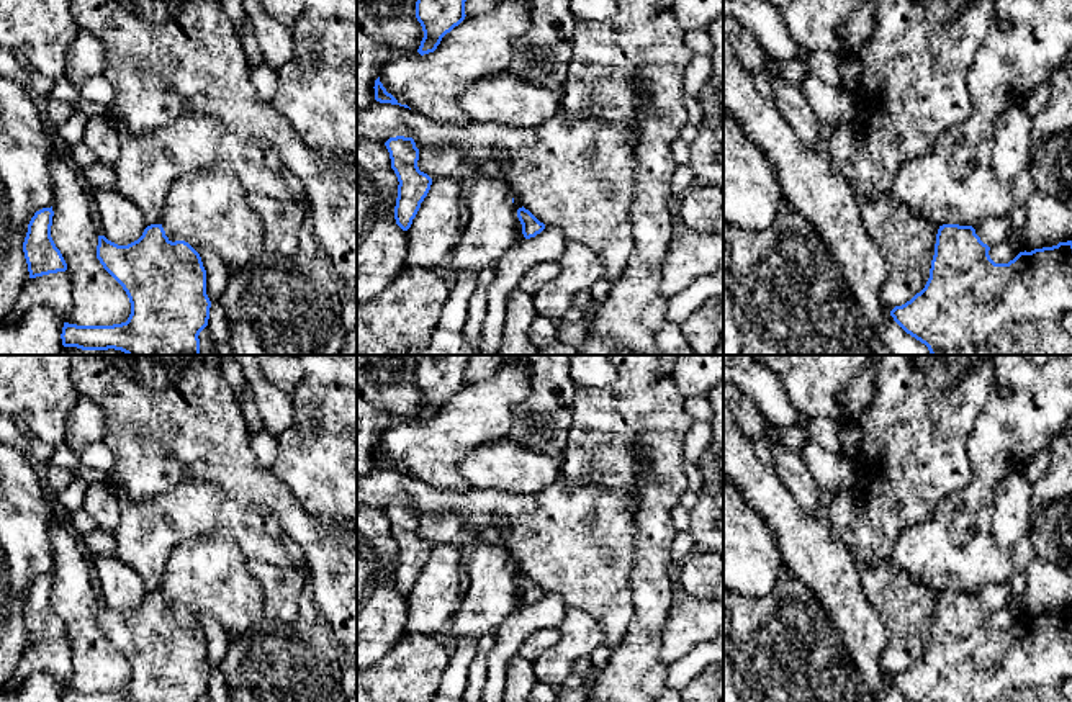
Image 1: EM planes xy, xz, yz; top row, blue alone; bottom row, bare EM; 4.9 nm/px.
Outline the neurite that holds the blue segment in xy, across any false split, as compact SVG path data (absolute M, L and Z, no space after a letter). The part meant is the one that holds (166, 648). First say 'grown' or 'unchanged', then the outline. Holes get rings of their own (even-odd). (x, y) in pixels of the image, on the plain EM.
unchanged; M162 591L147 592L142 602L128 612L98 602L97 625L126 658L131 681L126 689L113 692L64 689L61 702L200 702L208 692L211 668L201 623L188 609L172 609Z

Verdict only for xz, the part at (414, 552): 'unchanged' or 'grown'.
unchanged

